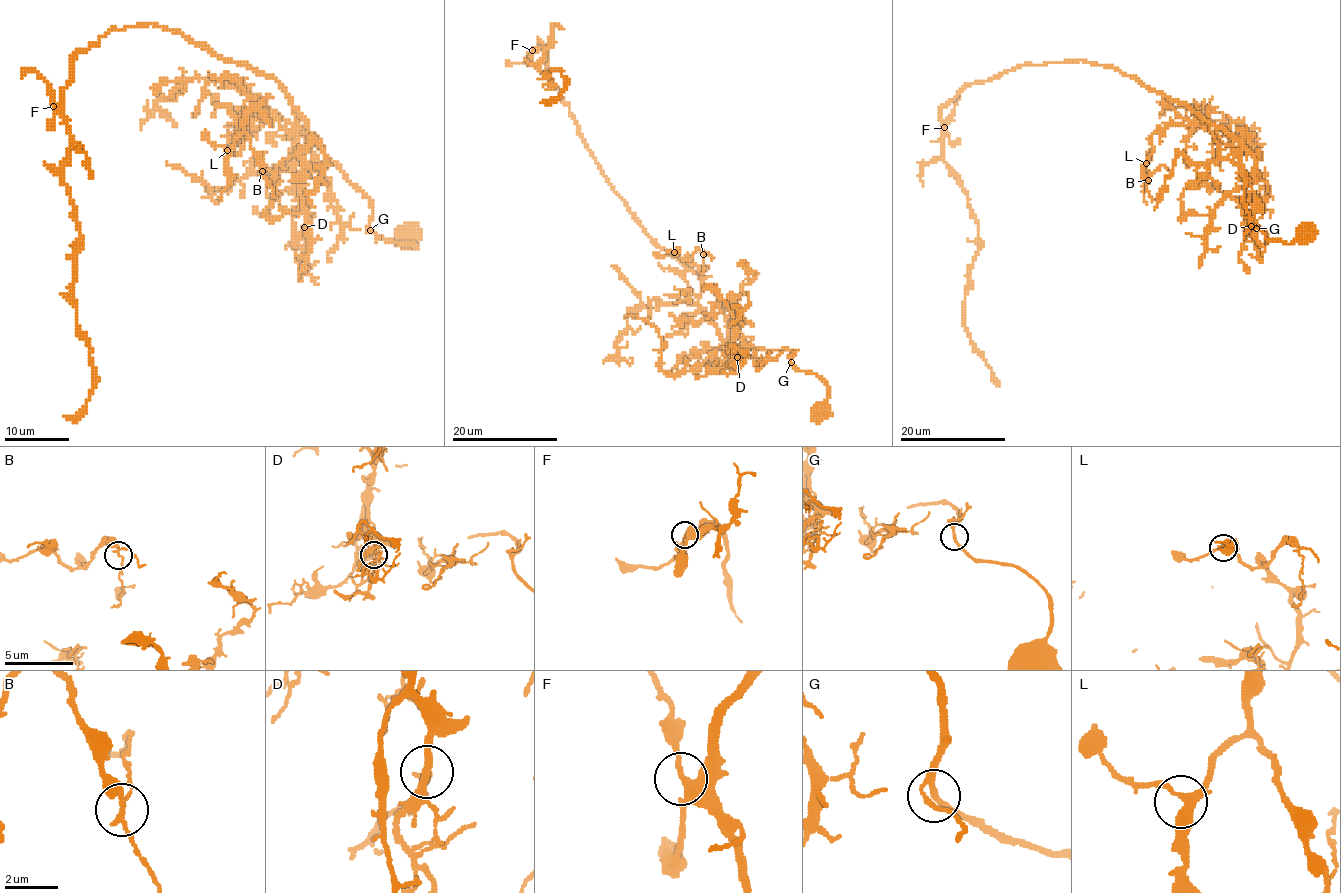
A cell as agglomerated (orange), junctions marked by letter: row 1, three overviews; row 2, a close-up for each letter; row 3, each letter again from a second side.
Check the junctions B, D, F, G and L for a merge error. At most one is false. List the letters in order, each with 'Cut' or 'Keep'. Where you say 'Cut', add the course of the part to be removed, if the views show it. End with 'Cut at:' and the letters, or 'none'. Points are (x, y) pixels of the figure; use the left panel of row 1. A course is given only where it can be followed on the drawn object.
B: Keep
D: Keep
F: Keep
G: Keep
L: Keep
Cut at: none

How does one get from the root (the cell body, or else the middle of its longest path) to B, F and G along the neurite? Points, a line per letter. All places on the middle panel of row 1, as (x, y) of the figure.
B: (822, 414), (828, 386), (800, 372), (788, 349), (725, 344), (699, 306), (703, 274), (687, 257), (703, 254)
F: (822, 414), (828, 386), (788, 349), (732, 345), (719, 298), (645, 231), (586, 144), (547, 52), (532, 50)
G: (822, 414), (828, 414), (828, 386), (817, 375), (800, 372), (791, 362)

